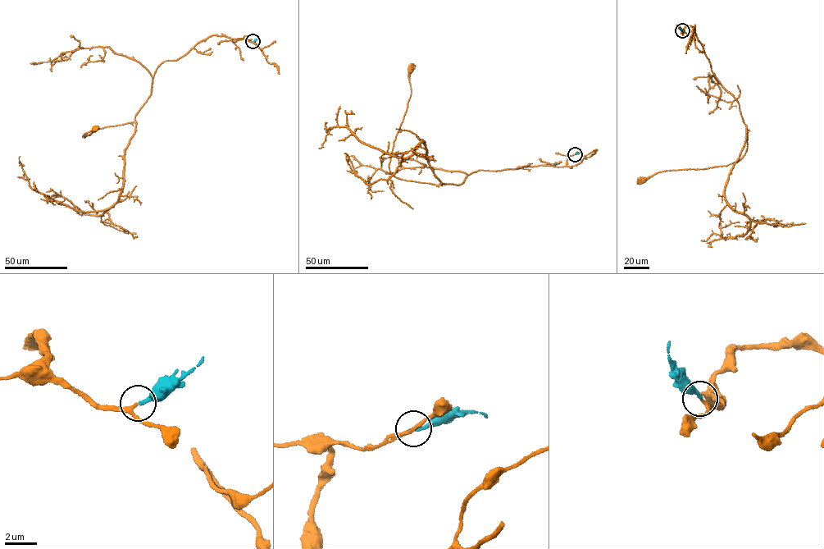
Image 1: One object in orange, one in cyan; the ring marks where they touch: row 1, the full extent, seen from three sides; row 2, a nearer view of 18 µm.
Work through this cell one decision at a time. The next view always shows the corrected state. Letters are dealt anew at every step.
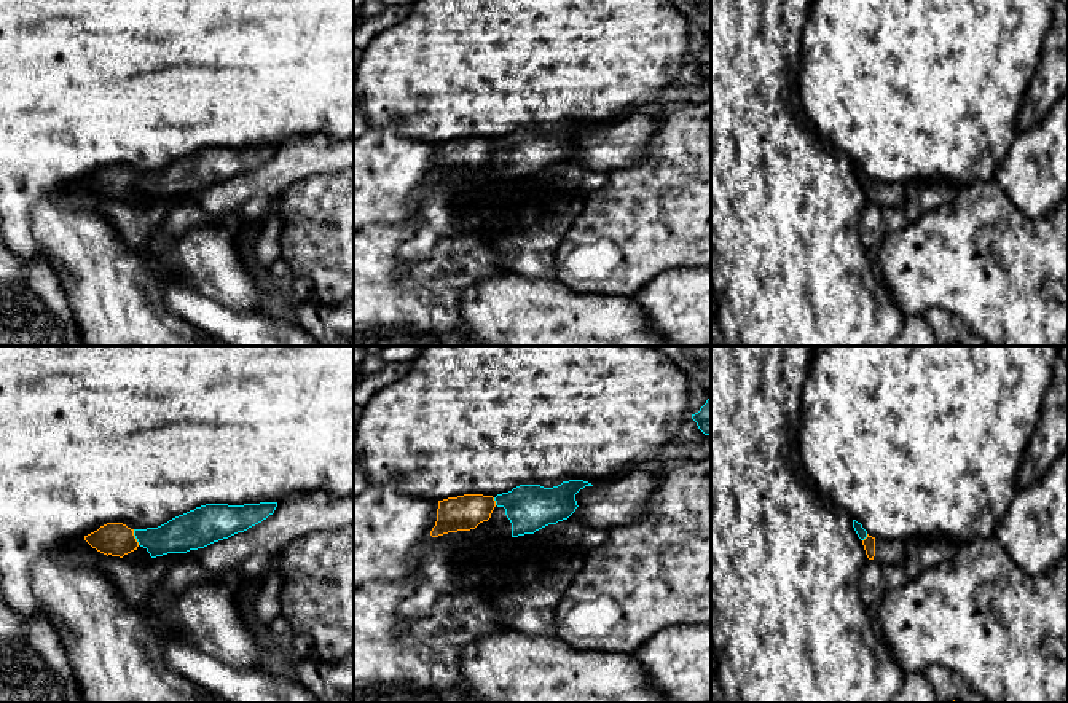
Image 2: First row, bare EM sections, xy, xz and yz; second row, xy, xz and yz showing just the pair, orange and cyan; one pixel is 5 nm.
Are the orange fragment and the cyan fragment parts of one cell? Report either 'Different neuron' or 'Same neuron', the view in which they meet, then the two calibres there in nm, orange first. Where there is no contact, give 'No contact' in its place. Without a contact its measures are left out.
Same neuron. Touches orange in xy. Thickness 170 nm (orange) against 190 nm

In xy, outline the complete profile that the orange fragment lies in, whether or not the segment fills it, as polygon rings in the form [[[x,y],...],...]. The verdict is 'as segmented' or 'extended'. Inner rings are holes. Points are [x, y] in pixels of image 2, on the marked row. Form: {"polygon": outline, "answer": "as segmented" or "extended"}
{"polygon": [[[277,502],[206,504],[158,528],[131,529],[123,523],[107,523],[84,536],[84,540],[107,556],[123,558],[137,550],[139,545],[151,558],[167,553],[187,553],[247,531],[273,515],[276,507]]], "answer": "extended"}

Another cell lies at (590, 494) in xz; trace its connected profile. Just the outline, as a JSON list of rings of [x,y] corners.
[[[630,469],[603,486],[585,486],[575,494],[577,509],[569,520],[596,529],[611,529],[634,521],[649,507],[660,477]]]

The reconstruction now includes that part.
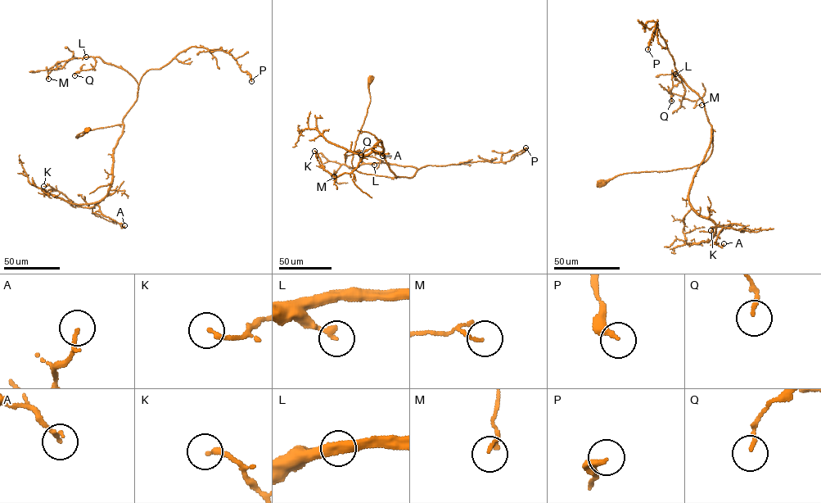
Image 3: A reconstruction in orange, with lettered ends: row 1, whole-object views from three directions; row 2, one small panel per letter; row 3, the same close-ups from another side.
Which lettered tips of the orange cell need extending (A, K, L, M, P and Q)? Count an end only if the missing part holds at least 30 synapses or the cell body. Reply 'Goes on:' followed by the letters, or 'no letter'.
Goes on: no letter

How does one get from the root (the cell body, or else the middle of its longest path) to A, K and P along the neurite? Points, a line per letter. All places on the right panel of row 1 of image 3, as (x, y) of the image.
A: (601, 183), (624, 174), (702, 164), (711, 152), (711, 129), (688, 202), (722, 228), (713, 242), (724, 243)
K: (601, 183), (702, 164), (711, 152), (711, 129), (688, 203), (718, 225), (745, 227), (710, 230)
P: (601, 183), (629, 173), (691, 168), (711, 152), (703, 101), (676, 70), (656, 21), (647, 49)

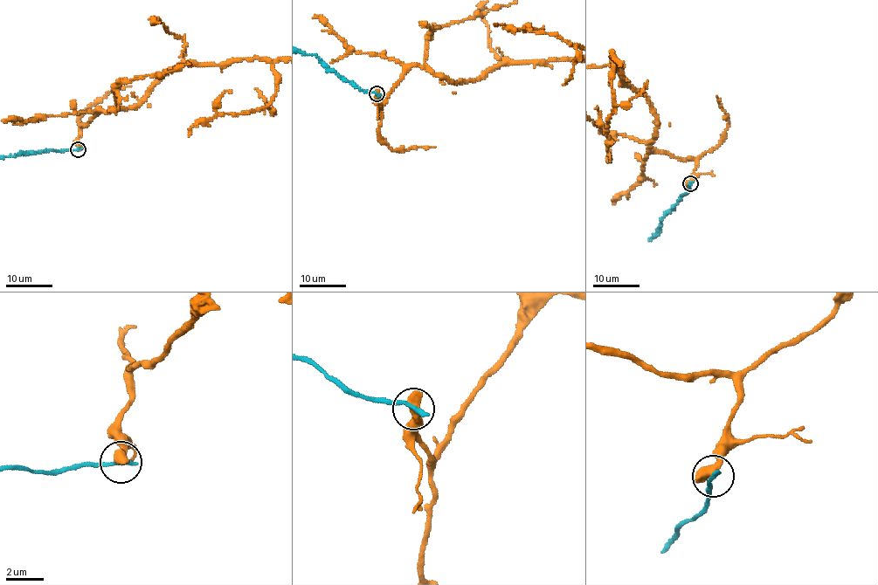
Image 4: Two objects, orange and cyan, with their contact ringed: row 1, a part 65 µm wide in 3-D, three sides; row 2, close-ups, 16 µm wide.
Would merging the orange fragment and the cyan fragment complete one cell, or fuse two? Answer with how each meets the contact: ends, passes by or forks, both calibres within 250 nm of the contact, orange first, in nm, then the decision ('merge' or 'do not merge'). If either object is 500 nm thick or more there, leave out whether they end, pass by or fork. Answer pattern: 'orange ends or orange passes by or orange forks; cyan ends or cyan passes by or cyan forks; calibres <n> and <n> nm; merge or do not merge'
calibres 650 and 280 nm; do not merge

